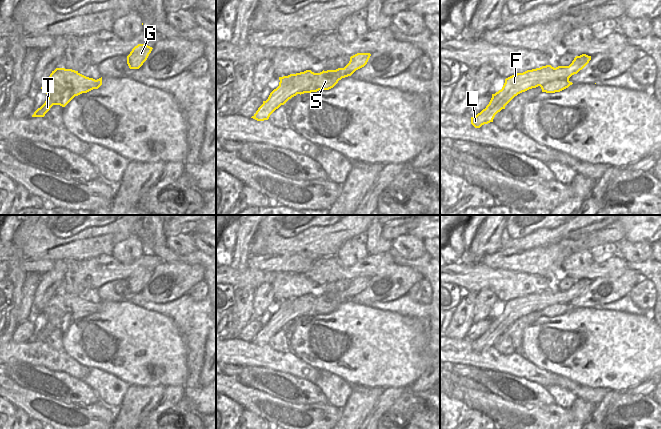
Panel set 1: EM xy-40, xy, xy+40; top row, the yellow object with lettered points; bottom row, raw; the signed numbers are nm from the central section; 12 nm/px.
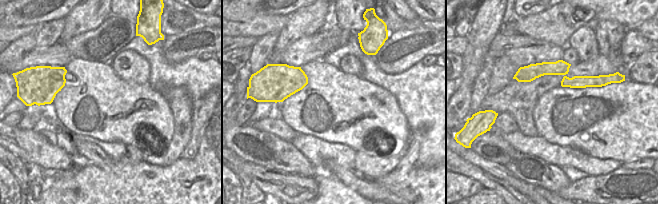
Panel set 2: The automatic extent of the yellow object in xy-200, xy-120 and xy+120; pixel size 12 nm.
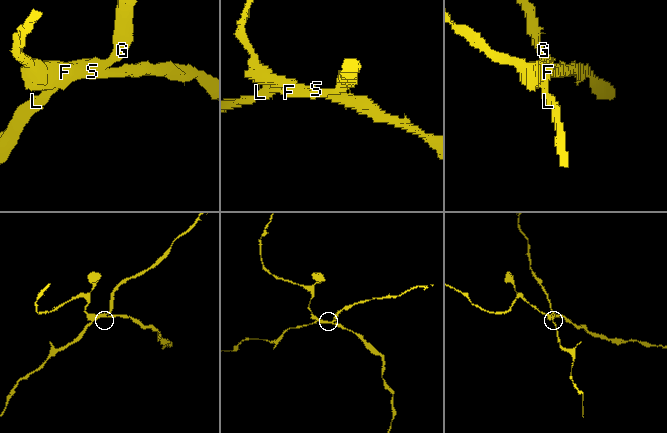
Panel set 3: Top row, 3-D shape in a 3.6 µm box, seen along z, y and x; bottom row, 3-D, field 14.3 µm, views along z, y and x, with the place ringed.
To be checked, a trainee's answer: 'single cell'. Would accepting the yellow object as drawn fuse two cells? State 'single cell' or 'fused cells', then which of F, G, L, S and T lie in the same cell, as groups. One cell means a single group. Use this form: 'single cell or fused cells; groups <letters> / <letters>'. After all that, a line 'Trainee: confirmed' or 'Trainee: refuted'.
fused cells; groups F G L T / S
Trainee: refuted

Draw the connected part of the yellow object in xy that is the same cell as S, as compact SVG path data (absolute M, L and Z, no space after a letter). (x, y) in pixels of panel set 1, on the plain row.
M323 295L316 298L315 301L312 302L311 308L305 314L299 316L299 318L317 316L319 314L329 314L333 312L339 304L341 304L341 302L337 299L328 298L326 295Z

